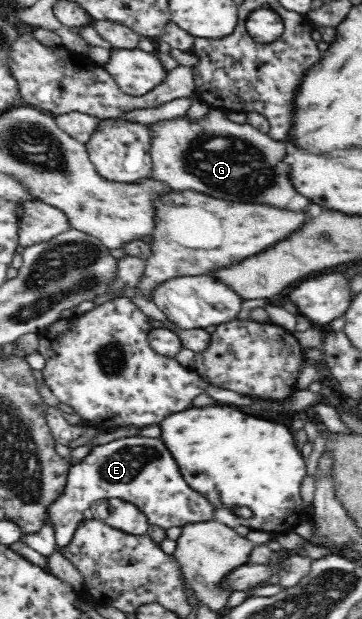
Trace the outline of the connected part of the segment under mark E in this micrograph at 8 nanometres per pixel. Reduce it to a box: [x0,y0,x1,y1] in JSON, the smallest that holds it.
[45,434,213,544]

